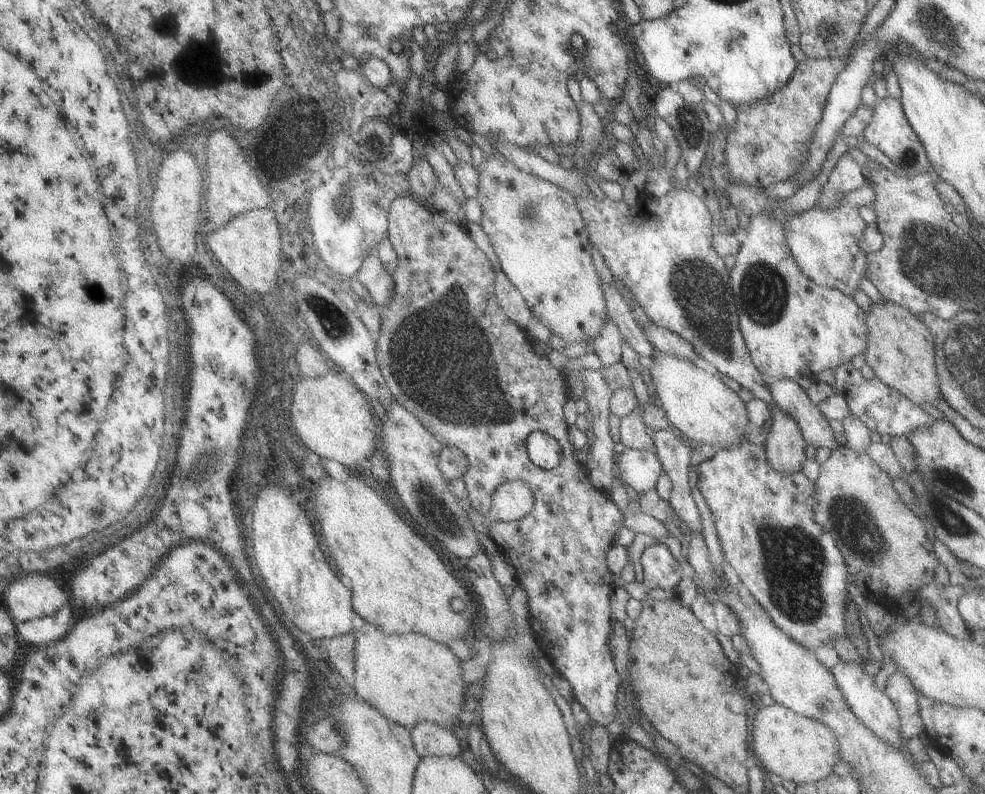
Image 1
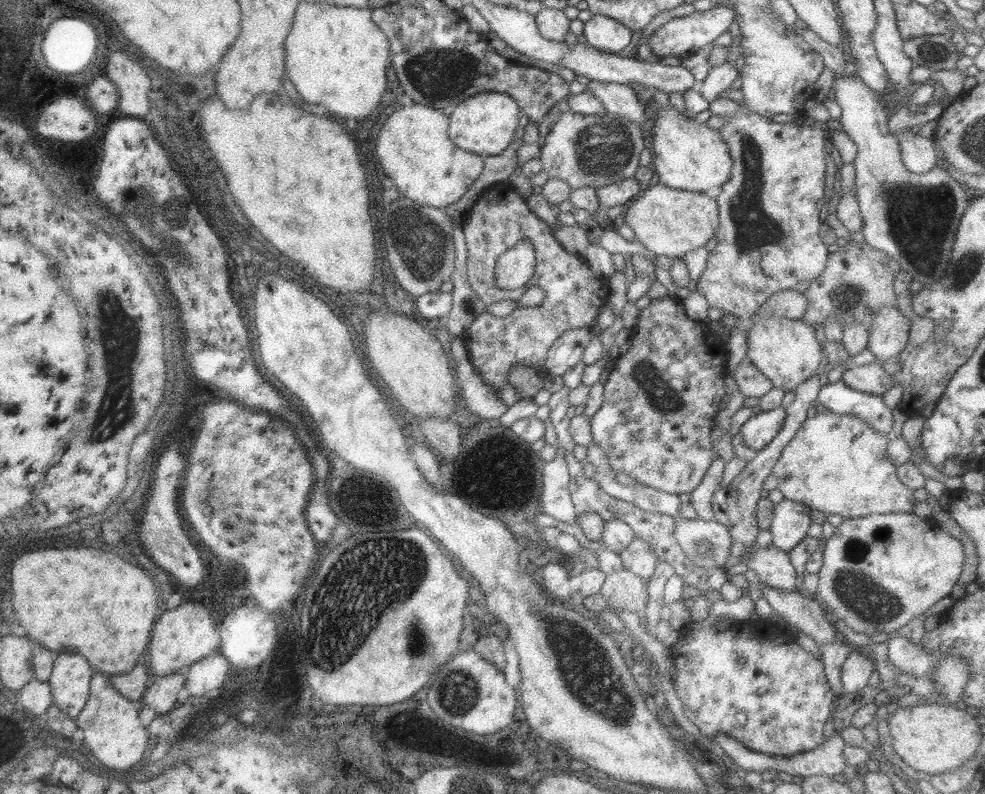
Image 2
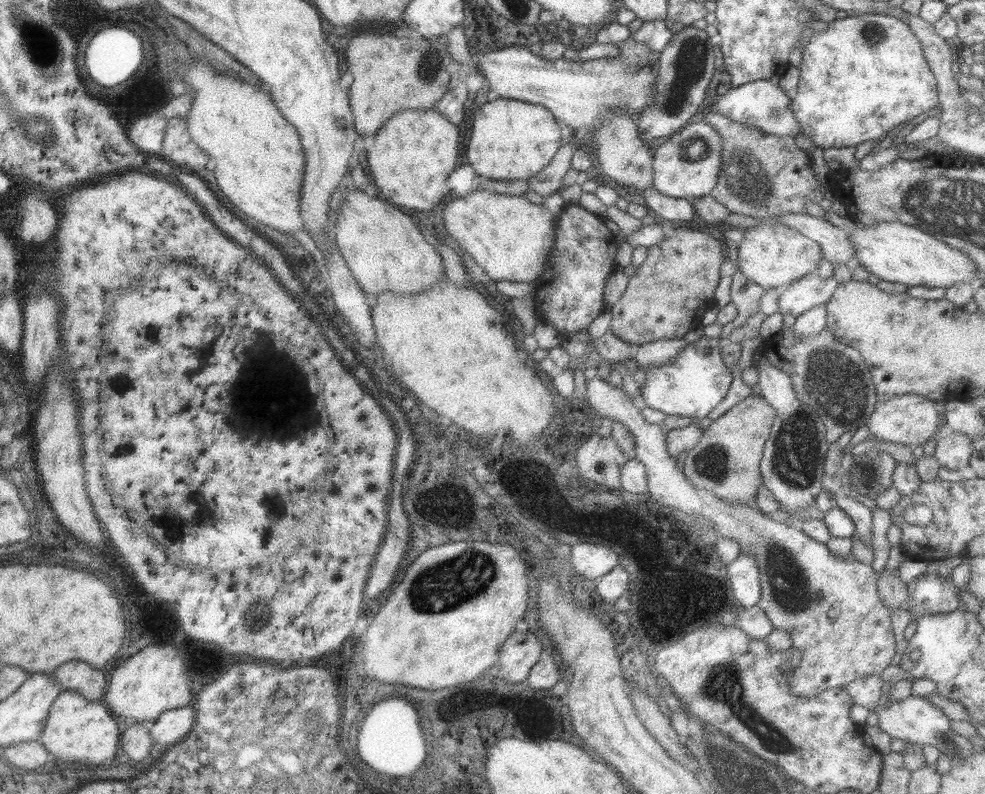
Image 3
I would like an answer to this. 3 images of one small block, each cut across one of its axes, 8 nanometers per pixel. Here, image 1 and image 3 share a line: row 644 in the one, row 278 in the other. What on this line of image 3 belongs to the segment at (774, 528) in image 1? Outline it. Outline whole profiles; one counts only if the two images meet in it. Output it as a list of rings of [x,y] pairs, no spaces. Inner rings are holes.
[[[818,273],[807,274],[780,290],[778,312],[797,317],[807,310],[825,305],[838,285],[834,276],[822,279]]]

